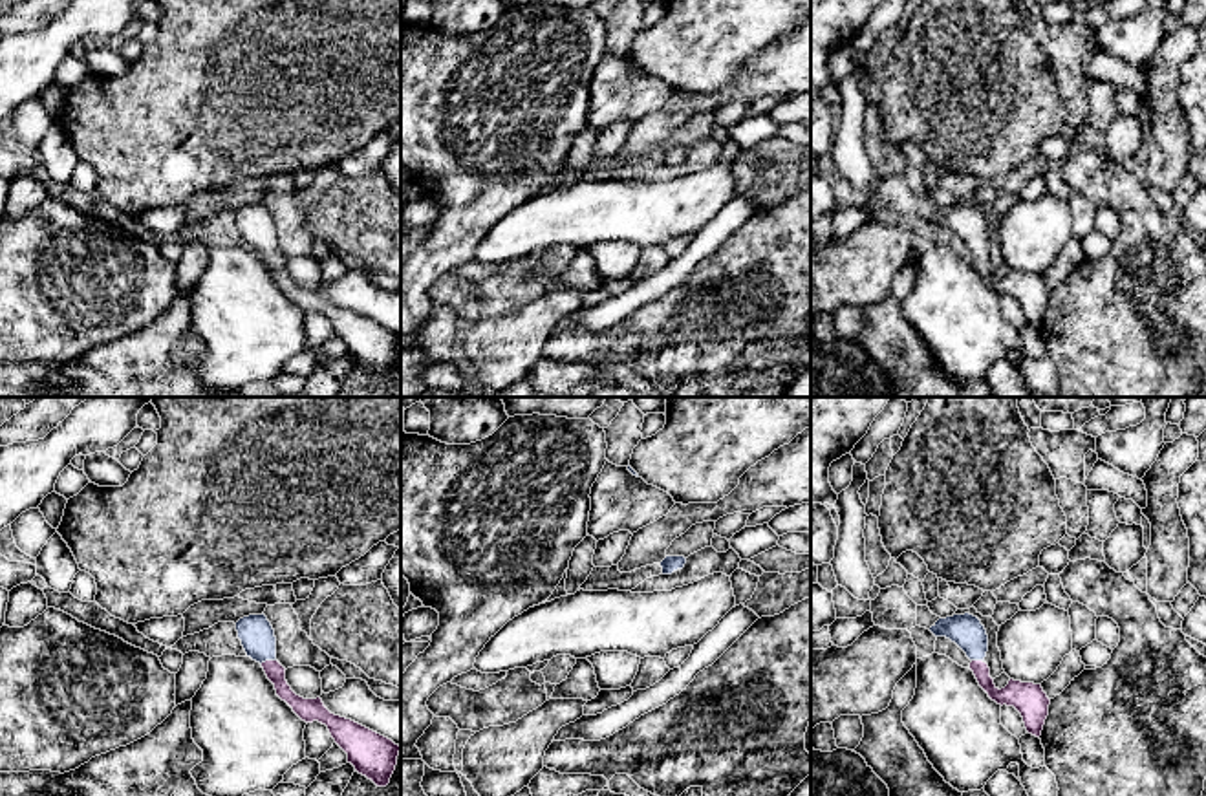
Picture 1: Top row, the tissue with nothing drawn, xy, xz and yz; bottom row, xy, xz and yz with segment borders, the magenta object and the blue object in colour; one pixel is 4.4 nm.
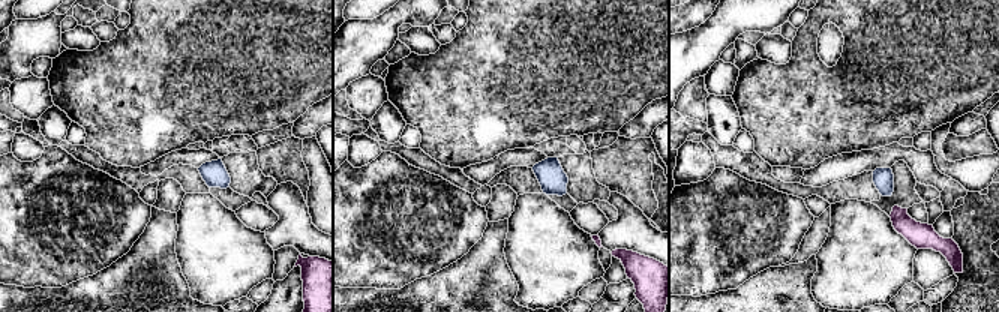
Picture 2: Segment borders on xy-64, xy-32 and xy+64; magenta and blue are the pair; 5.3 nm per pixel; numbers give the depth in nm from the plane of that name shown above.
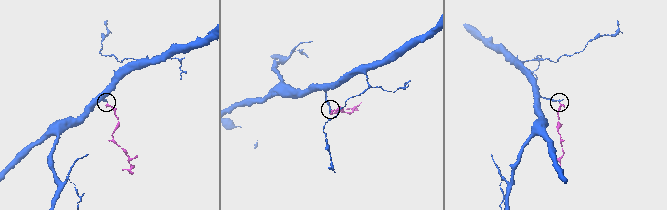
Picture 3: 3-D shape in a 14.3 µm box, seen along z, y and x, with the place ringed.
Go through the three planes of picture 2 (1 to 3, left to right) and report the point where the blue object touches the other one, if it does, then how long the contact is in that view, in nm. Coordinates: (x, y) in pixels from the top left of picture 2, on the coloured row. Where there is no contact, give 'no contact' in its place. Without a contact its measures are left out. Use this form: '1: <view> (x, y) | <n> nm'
1: no contact
2: no contact
3: no contact

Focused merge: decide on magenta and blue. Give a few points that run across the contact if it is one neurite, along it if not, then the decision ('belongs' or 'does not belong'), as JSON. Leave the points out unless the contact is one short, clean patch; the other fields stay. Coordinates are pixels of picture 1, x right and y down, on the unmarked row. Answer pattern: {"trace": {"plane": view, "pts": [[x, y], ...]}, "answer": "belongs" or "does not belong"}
{"trace": {"plane": "xy", "pts": [[275, 262], [268, 251], [257, 225]]}, "answer": "belongs"}

